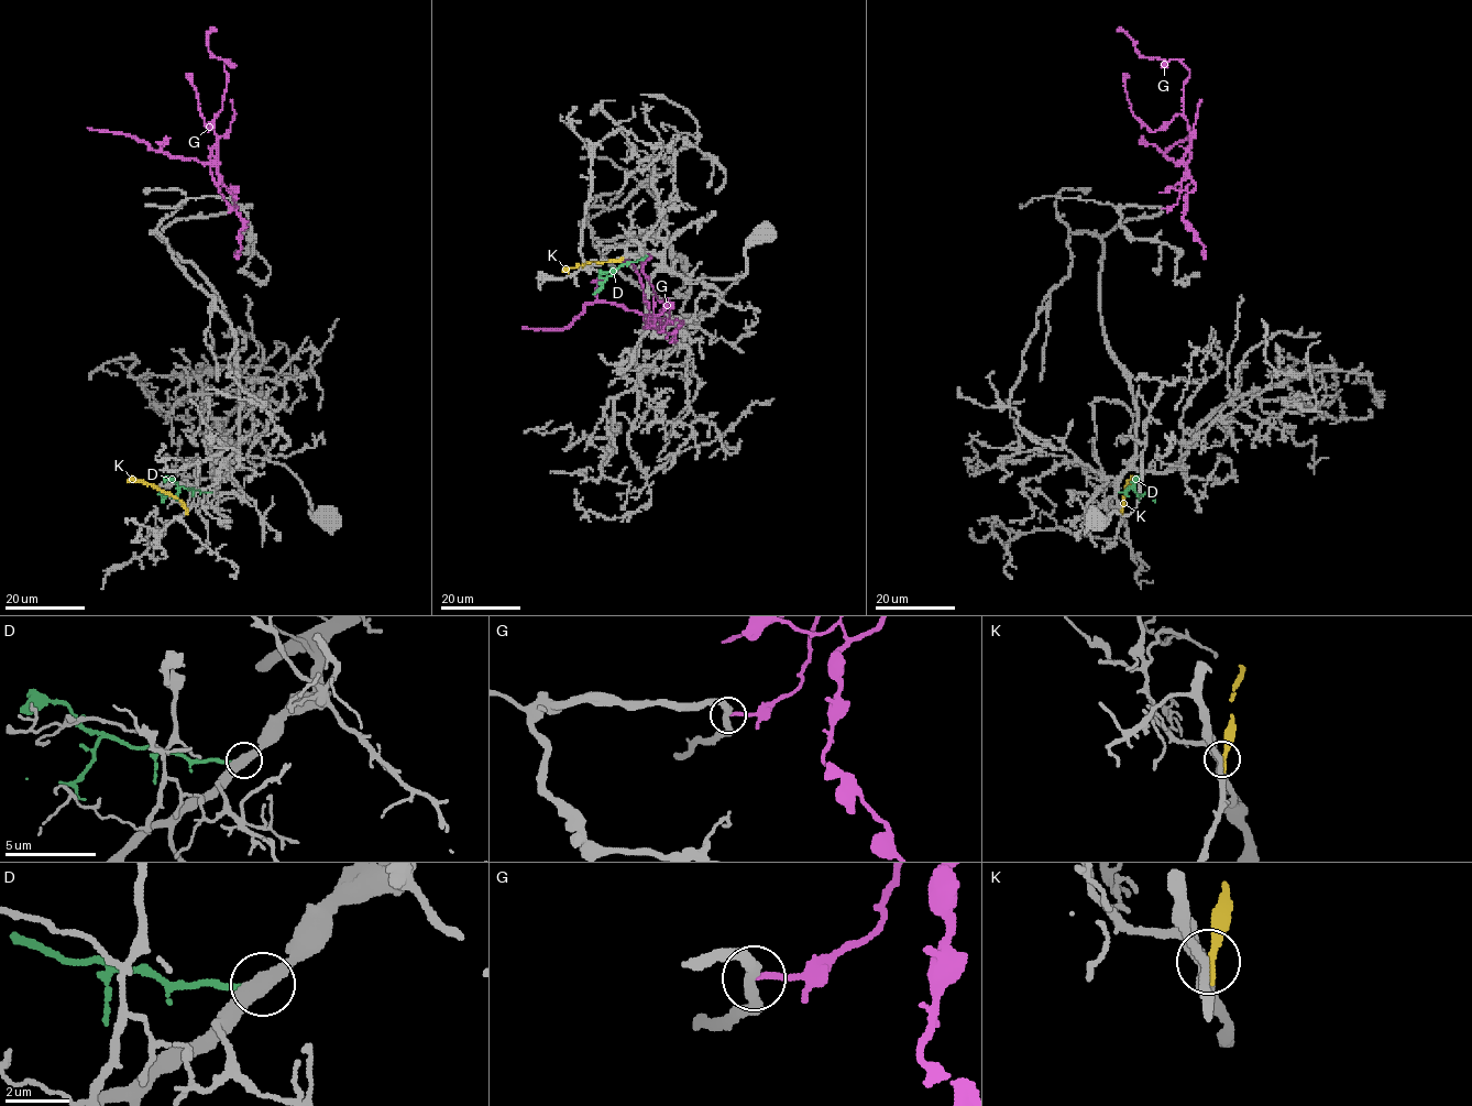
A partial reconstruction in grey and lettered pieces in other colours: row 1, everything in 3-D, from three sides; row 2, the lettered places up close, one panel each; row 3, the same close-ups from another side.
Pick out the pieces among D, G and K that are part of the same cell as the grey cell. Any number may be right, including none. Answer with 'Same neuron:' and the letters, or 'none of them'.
Same neuron: D

